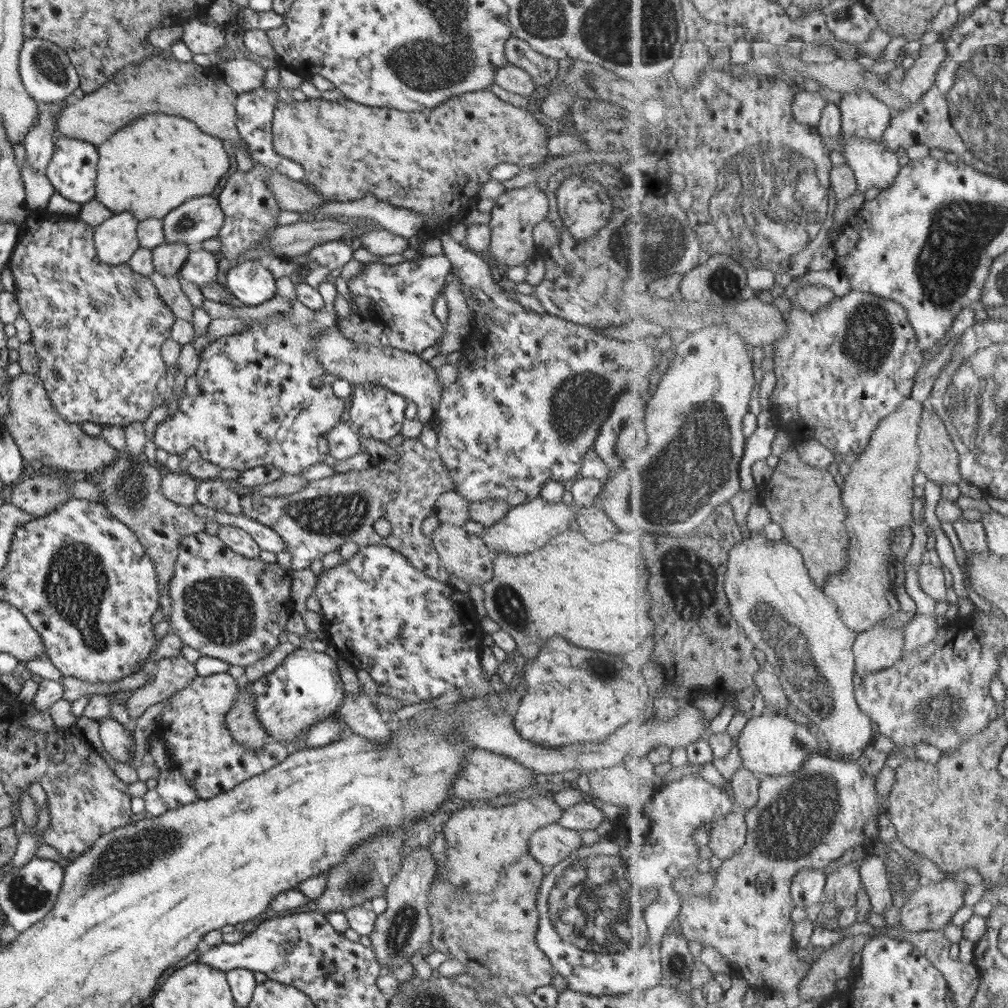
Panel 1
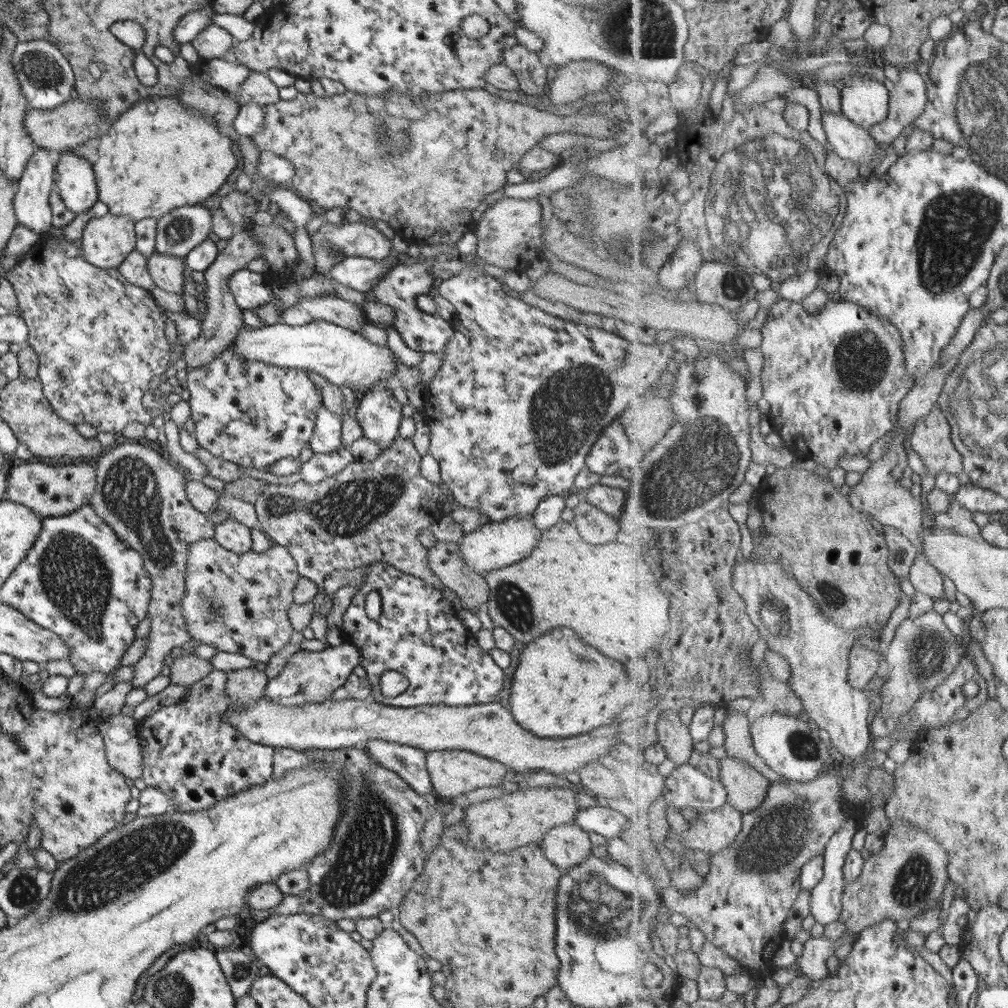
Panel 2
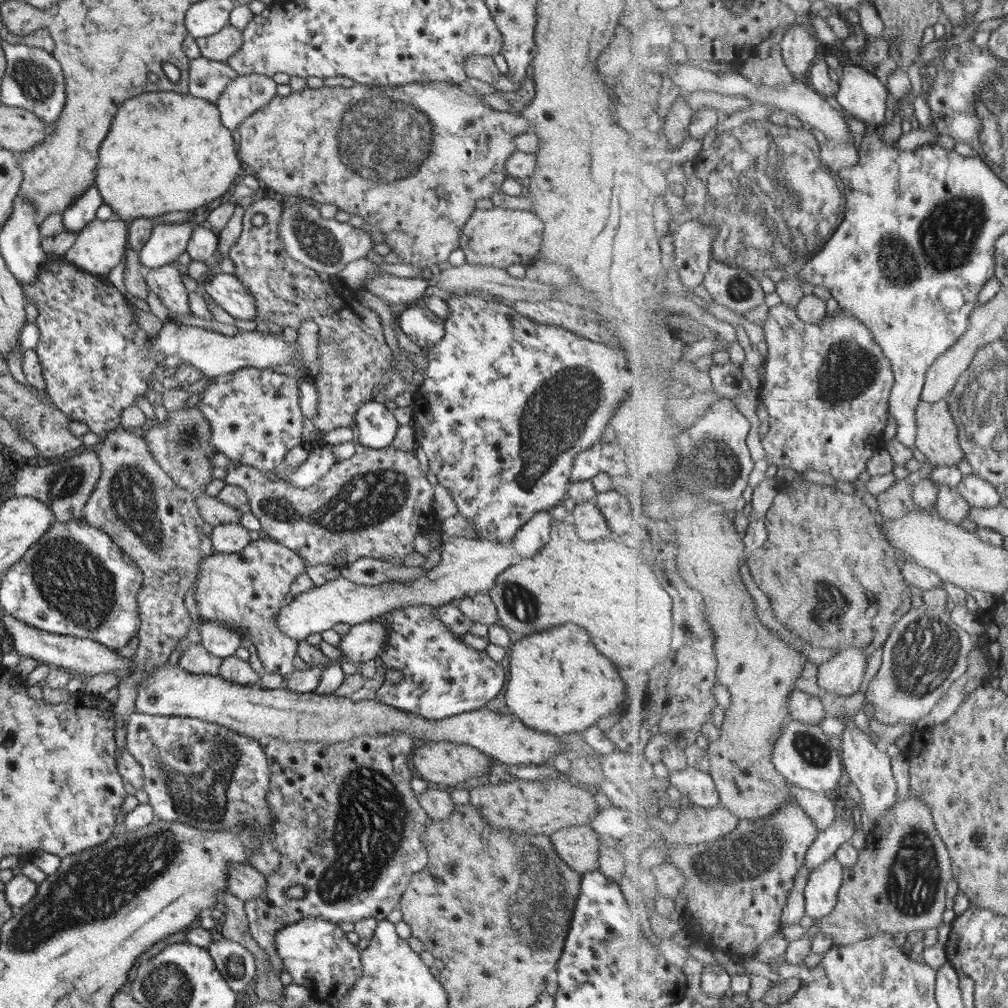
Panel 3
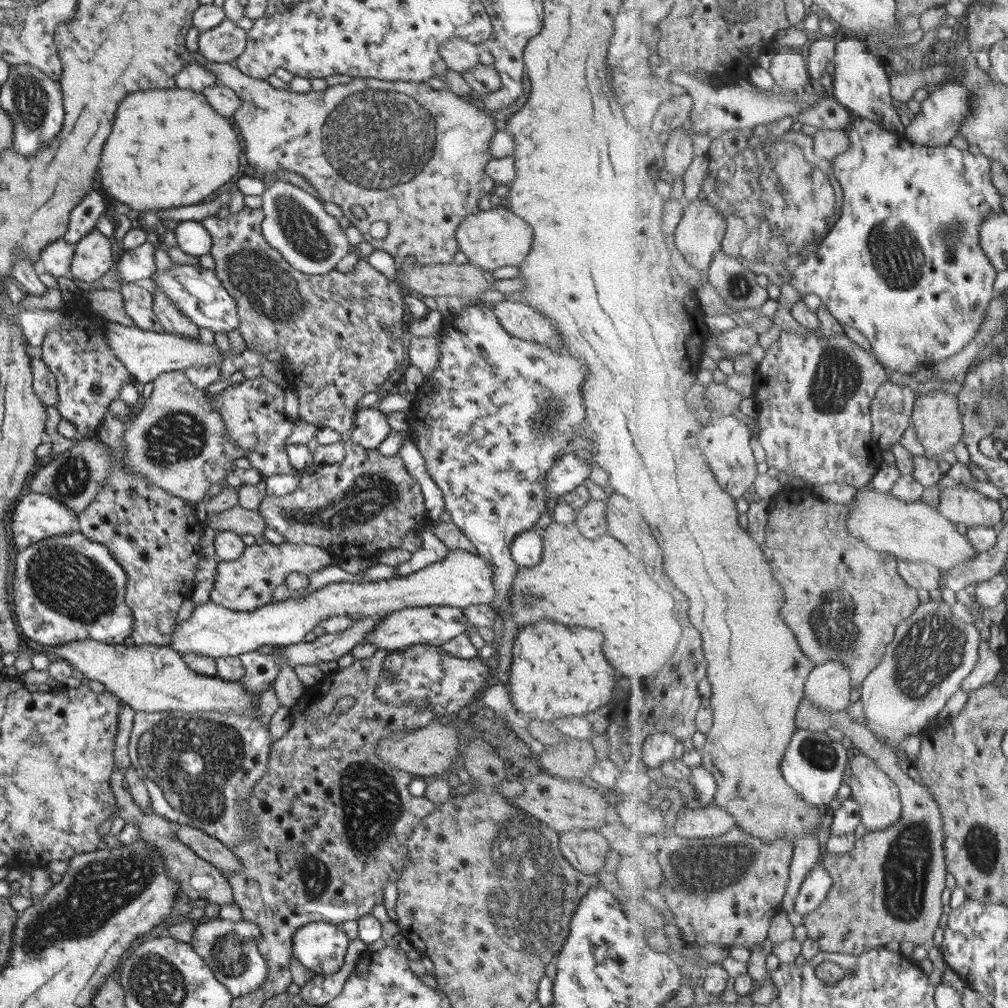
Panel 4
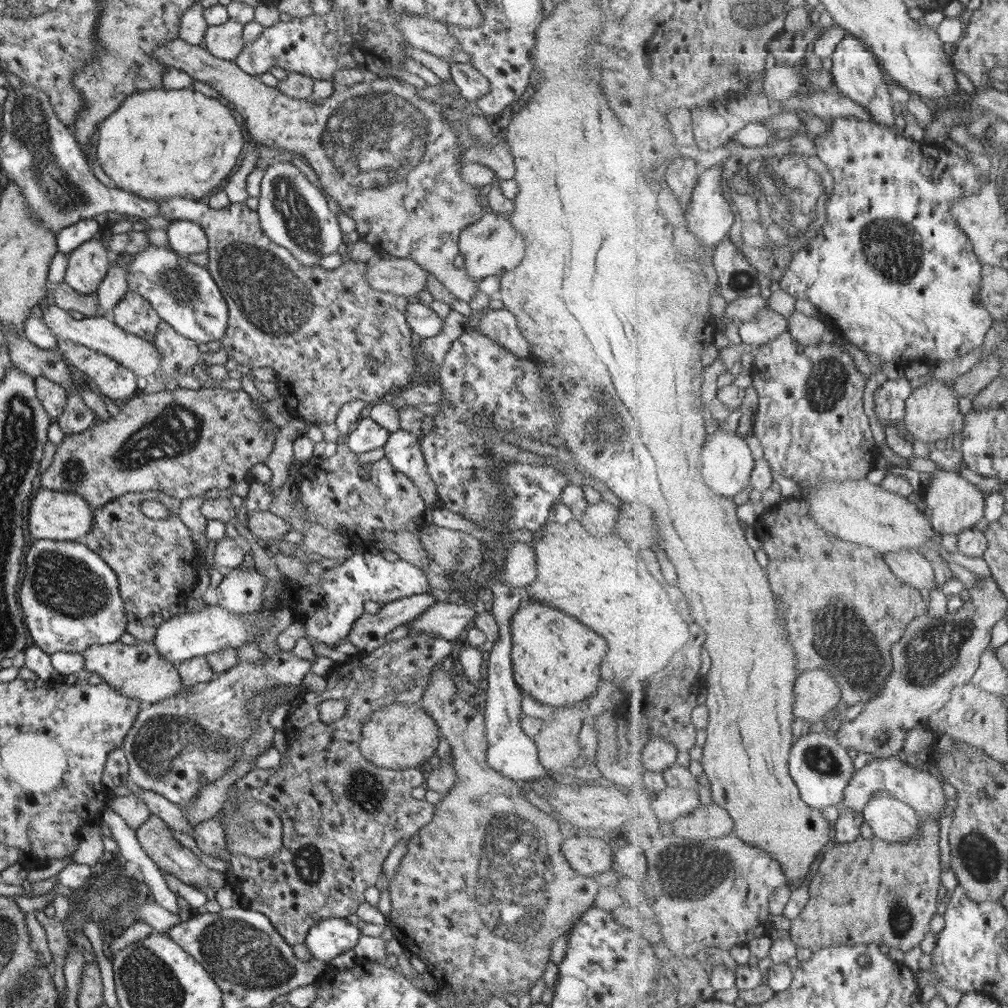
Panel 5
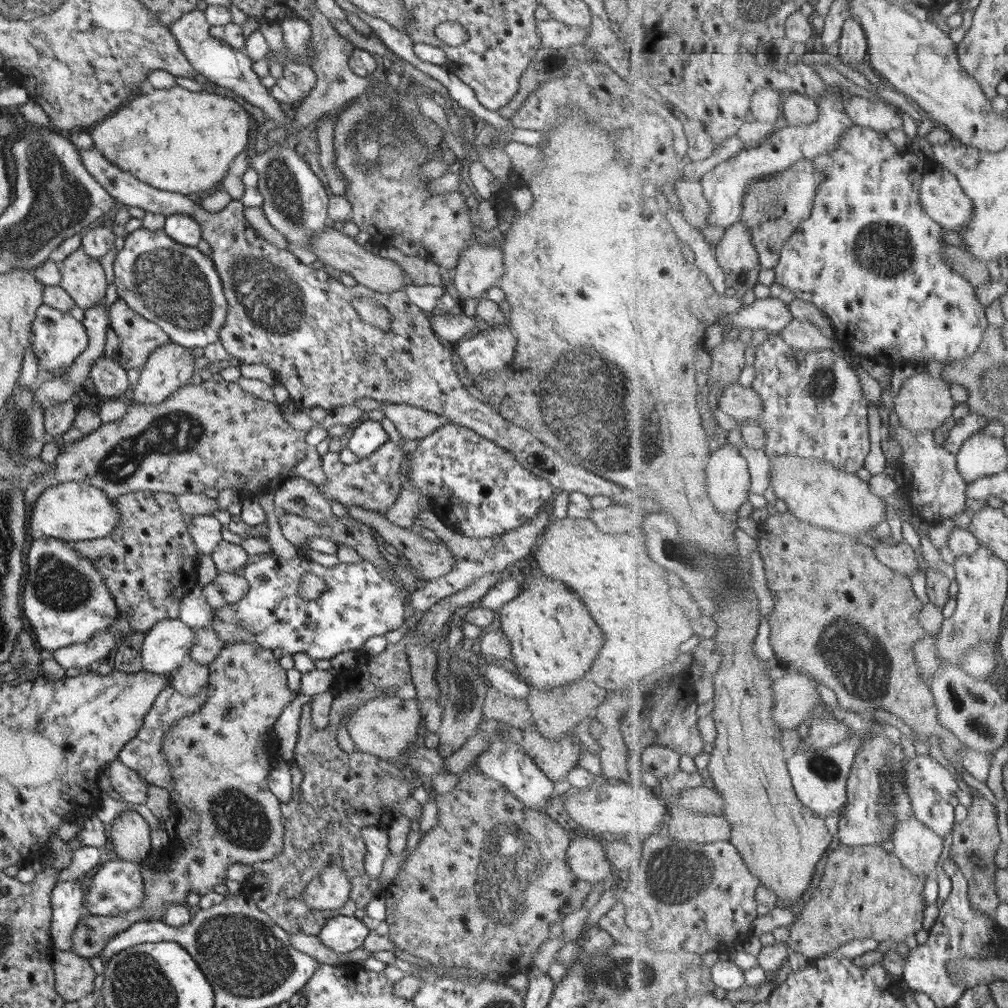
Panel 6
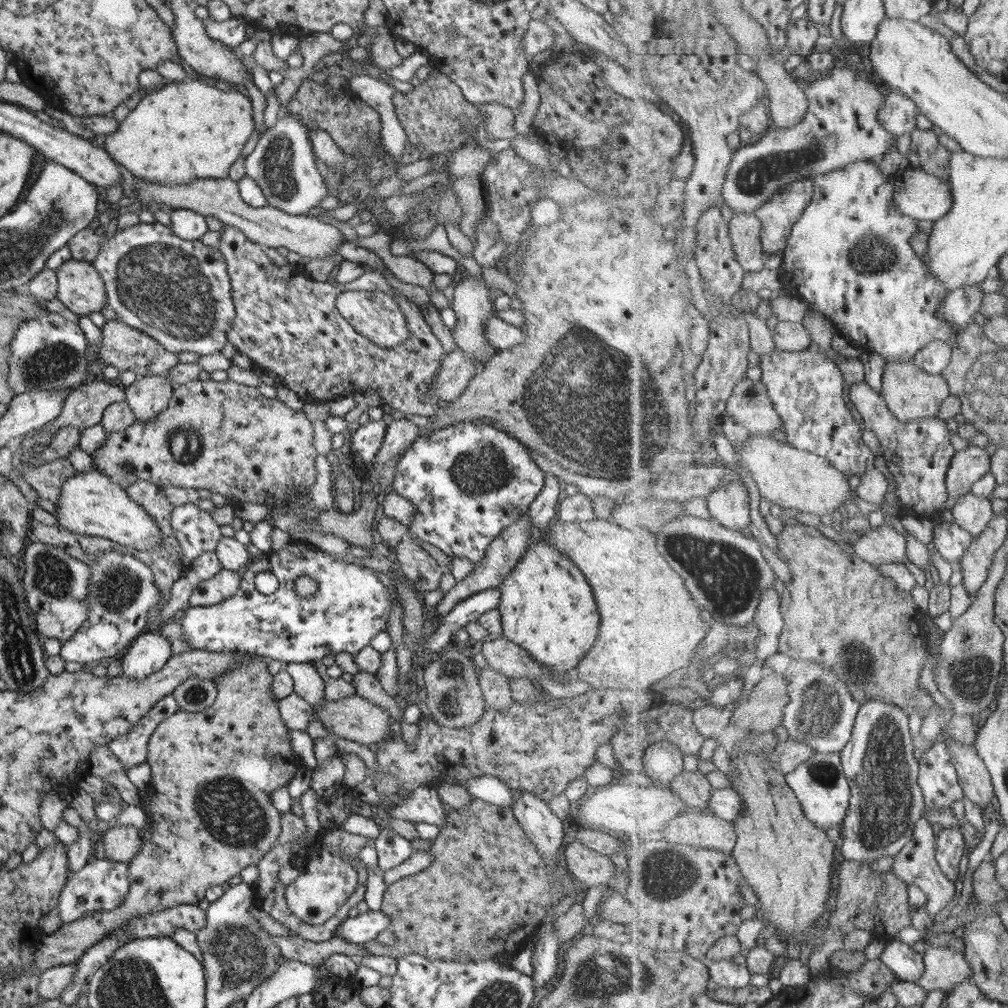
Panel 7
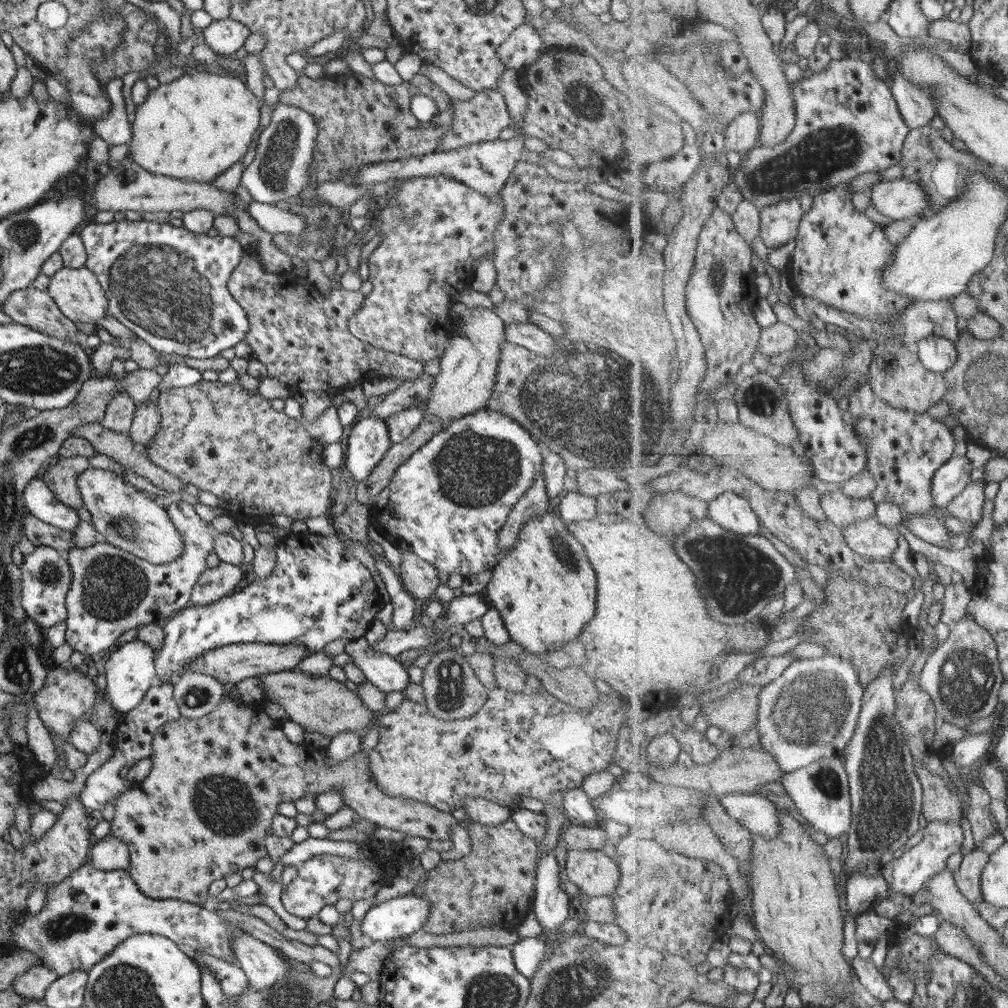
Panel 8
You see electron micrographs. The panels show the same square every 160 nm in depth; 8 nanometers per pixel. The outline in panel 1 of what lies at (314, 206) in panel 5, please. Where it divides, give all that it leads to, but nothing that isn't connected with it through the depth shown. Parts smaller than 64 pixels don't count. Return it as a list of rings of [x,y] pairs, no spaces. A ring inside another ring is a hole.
[[[381,228],[373,232],[364,232],[357,237],[361,241],[361,247],[373,256],[401,254],[406,248],[413,245],[412,240]]]

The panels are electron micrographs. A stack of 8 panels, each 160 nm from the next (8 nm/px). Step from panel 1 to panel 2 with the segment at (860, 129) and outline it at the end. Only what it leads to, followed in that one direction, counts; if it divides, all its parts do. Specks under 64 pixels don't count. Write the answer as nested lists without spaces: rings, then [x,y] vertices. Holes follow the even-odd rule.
[[[855,78],[842,90],[842,112],[853,123],[871,131],[890,111],[891,86],[867,78]]]

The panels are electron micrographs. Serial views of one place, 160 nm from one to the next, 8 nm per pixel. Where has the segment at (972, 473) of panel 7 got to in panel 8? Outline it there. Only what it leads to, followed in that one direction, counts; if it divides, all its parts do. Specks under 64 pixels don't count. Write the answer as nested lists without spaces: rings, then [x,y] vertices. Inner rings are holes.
[[[963,454],[963,458],[951,458],[936,473],[933,481],[934,504],[947,507],[951,500],[959,496],[971,482],[971,460]]]

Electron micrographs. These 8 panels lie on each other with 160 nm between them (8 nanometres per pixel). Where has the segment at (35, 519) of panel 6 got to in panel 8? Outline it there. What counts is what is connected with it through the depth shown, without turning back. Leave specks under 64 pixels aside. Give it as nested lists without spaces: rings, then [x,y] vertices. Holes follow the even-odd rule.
[[[88,468],[77,475],[76,487],[82,507],[89,512],[94,529],[107,539],[106,544],[150,564],[167,564],[183,552],[183,539],[164,509],[165,503],[127,484],[111,471]]]

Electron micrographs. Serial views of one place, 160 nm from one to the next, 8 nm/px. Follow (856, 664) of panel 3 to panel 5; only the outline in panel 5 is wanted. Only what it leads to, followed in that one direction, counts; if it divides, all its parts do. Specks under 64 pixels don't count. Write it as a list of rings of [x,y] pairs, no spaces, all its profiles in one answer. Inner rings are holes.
[[[811,669],[800,673],[795,690],[797,698],[794,715],[816,726],[829,710],[843,701],[844,696],[838,681],[825,669]]]

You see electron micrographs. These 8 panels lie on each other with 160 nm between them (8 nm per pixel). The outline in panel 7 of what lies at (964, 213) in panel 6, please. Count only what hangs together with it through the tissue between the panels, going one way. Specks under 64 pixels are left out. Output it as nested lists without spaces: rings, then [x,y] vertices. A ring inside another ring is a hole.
[[[907,168],[896,181],[895,208],[917,220],[935,222],[948,215],[954,204],[952,184],[920,168]]]

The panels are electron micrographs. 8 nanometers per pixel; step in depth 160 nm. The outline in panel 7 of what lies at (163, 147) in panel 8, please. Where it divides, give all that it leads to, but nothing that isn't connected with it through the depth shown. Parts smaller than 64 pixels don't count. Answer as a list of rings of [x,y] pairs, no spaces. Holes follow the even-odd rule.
[[[201,81],[158,86],[141,92],[135,107],[119,122],[117,130],[103,137],[103,149],[133,177],[153,184],[187,184],[195,179],[222,179],[253,132],[251,100],[243,90],[222,92]]]

